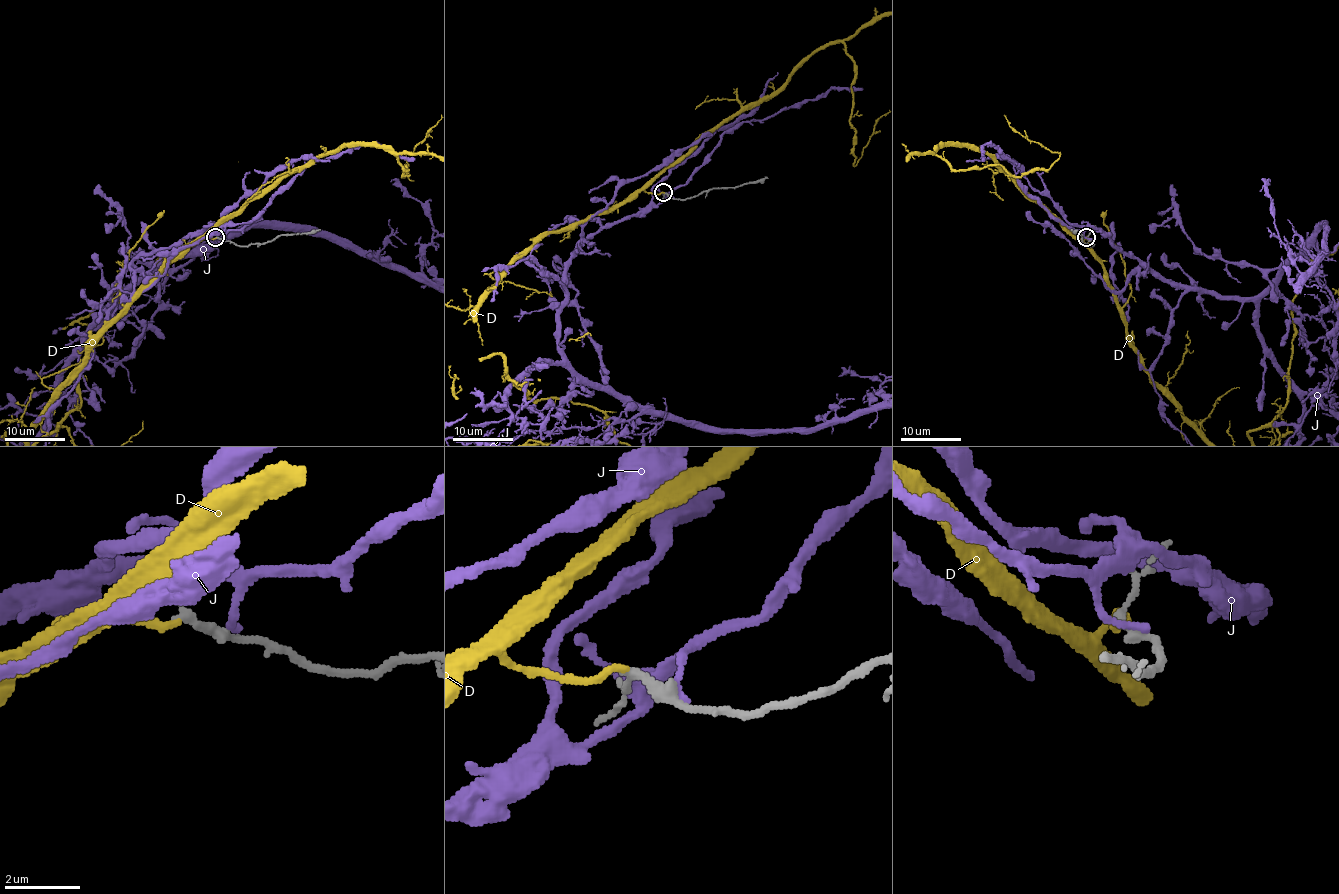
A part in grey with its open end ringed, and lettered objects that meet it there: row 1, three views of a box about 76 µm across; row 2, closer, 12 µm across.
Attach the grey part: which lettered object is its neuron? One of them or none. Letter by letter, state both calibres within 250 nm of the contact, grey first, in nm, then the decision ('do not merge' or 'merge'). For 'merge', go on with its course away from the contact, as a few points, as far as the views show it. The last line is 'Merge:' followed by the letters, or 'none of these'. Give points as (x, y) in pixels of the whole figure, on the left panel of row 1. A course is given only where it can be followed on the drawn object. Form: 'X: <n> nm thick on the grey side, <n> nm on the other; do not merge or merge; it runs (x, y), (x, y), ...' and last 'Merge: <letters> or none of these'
D: 200 nm thick on the grey side, 180 nm on the other; merge
J: 280 nm thick on the grey side, 170 nm on the other; do not merge
Merge: D

